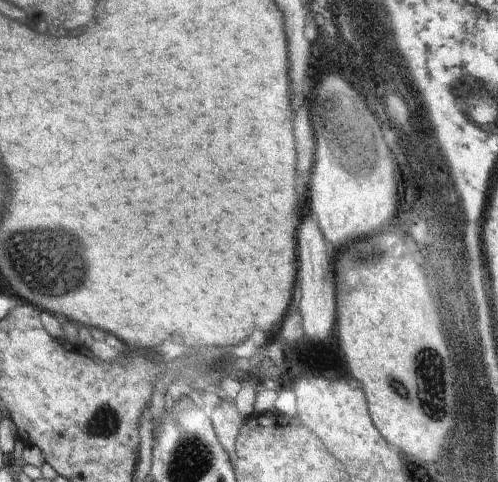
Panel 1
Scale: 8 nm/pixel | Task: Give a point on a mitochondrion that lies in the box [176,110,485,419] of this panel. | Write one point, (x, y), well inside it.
(207, 366)

